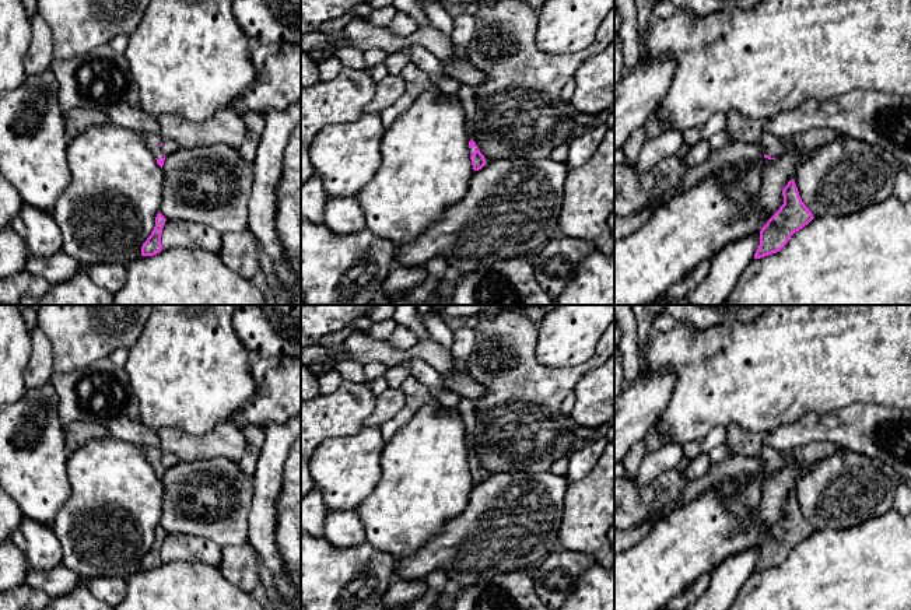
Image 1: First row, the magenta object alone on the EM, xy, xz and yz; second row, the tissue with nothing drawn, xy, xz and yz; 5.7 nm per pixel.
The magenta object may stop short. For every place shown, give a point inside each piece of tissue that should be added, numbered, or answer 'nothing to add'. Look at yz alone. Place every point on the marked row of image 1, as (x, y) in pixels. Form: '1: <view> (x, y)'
1: yz (773, 146)

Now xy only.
1: xy (153, 140)

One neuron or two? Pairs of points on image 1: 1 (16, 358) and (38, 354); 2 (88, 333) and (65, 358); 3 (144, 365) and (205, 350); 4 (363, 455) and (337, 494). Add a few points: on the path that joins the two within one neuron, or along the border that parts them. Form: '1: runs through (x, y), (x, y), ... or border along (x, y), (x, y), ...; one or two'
1: border along (31, 332), (31, 356), (24, 374), (25, 388); two
2: runs through (83, 339), (70, 353); one
3: runs through (160, 365), (189, 365); one
4: runs through (353, 465), (346, 472), (344, 484); one

